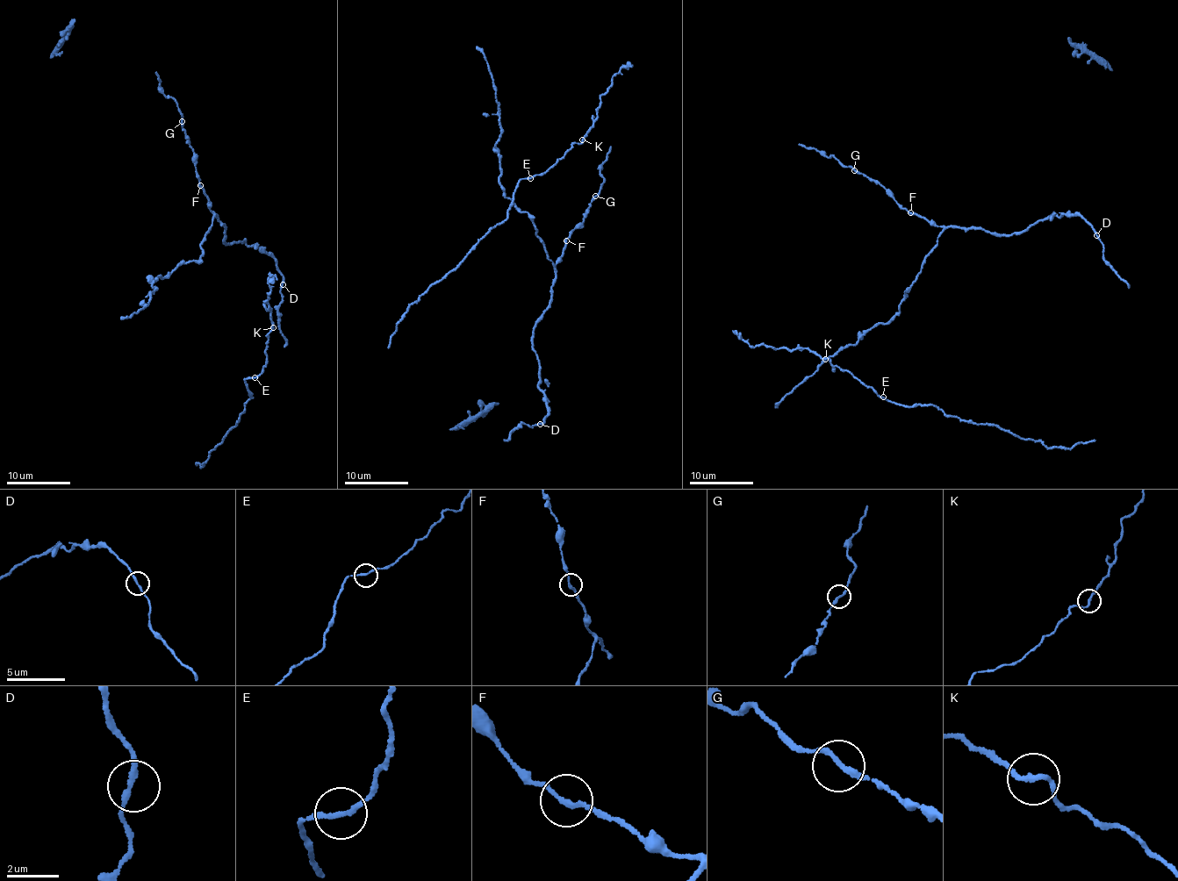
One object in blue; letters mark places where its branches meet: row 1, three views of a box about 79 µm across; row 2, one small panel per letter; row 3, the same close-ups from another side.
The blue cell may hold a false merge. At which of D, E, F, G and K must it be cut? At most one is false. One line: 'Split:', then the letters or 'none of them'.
Split: K

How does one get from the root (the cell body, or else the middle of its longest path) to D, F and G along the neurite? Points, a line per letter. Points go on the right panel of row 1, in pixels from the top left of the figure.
D: (892, 318), (937, 237), (950, 226), (980, 226), (1006, 235), (1028, 230), (1053, 215), (1071, 213), (1096, 235)
F: (892, 318), (899, 311), (905, 291), (922, 271), (922, 262), (943, 228), (910, 212)
G: (892, 318), (899, 311), (905, 291), (922, 271), (922, 262), (943, 228), (910, 214), (879, 183), (854, 170)

